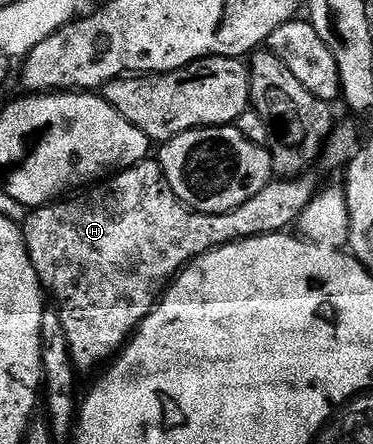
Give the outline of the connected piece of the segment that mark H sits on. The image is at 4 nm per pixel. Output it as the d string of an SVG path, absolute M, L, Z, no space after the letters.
M149 158L143 160L140 164L135 164L132 168L117 171L111 178L105 179L103 182L81 191L79 194L72 194L67 198L61 198L51 204L43 204L41 208L31 209L28 217L22 221L26 250L30 254L30 262L34 262L34 270L38 274L45 293L47 293L51 299L52 296L56 299L54 308L62 318L62 330L66 330L66 342L70 346L72 363L76 365L81 373L88 372L91 368L97 367L96 369L99 369L101 366L107 365L109 361L119 353L120 349L131 340L138 325L150 315L152 309L156 306L157 300L167 292L168 285L171 284L173 279L179 276L192 261L197 260L200 256L205 256L207 252L213 252L216 248L232 244L236 240L246 240L249 236L269 236L275 232L283 232L291 229L291 224L293 227L293 225L299 221L300 215L304 213L309 202L316 197L317 191L318 185L316 185L316 180L312 177L312 174L305 174L295 178L276 178L262 190L258 190L258 194L254 194L254 198L242 202L242 206L238 206L234 210L223 212L222 214L194 212L176 197L174 190L170 190L170 182L166 182L166 174L162 170L159 162Z

